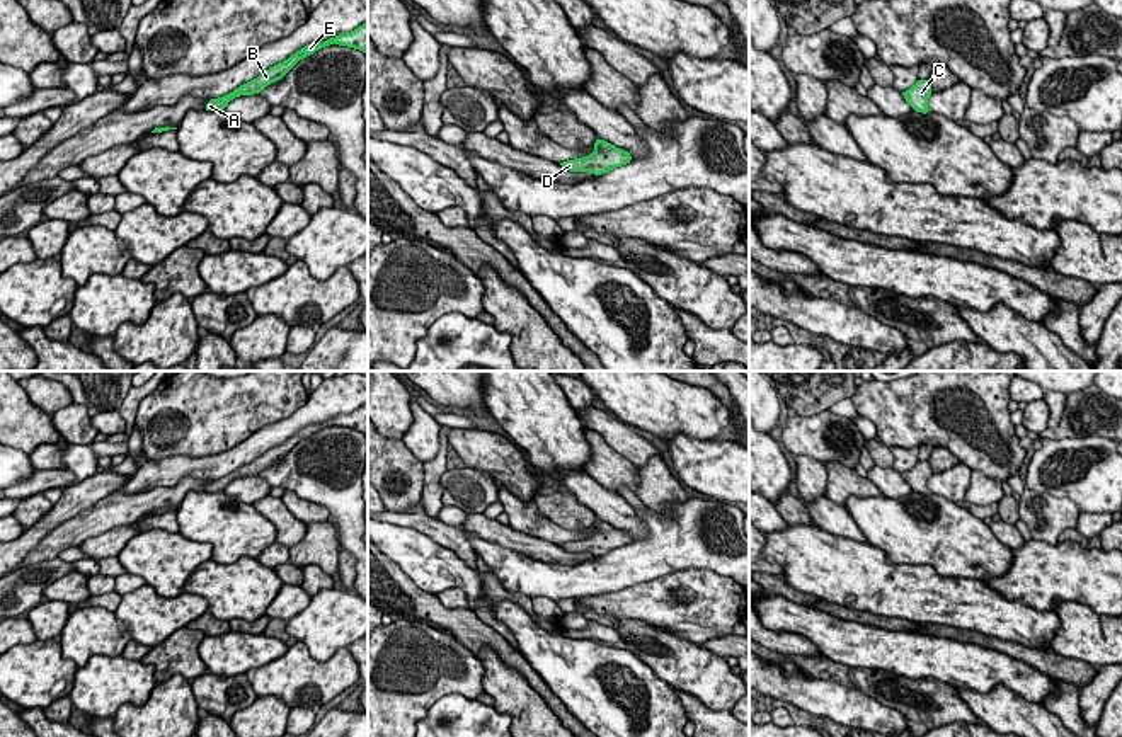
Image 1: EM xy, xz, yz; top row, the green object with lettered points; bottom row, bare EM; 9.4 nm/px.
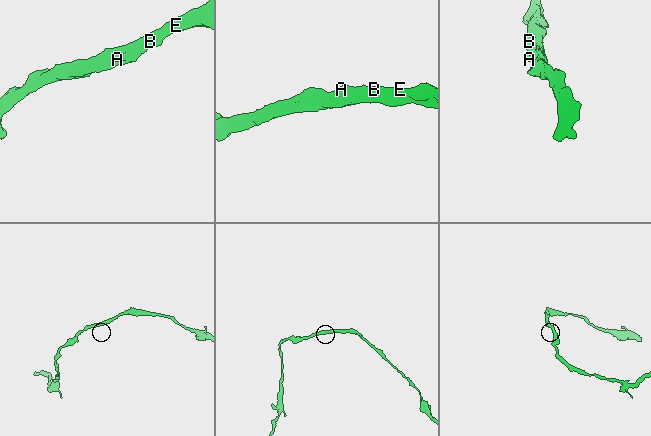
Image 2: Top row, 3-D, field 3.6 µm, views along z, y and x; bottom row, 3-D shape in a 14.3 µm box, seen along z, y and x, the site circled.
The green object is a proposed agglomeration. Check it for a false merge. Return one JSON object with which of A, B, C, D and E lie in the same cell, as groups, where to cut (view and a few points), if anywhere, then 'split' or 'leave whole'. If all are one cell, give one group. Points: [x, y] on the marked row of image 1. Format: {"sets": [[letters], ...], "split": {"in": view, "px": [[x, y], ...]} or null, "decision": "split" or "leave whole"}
{"sets": [["A", "B", "C", "D", "E"]], "split": null, "decision": "leave whole"}

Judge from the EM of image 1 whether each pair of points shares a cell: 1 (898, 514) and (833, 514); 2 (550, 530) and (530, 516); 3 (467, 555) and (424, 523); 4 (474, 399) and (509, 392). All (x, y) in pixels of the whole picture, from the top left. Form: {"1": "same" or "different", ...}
{"1": "different", "2": "same", "3": "same", "4": "different"}

